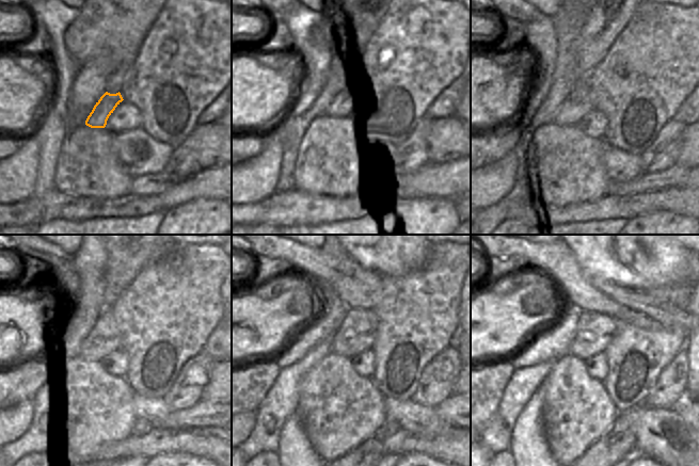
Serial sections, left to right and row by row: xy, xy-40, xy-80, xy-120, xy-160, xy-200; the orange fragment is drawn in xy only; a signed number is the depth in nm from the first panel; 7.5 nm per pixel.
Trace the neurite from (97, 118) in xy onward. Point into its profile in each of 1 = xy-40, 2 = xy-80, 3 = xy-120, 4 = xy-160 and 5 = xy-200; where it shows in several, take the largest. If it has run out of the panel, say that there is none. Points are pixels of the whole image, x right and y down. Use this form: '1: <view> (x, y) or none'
1: xy-40 (345, 101)
2: xy-80 (580, 101)
3: xy-120 (105, 338)
4: xy-160 (356, 332)
5: xy-200 (594, 332)

